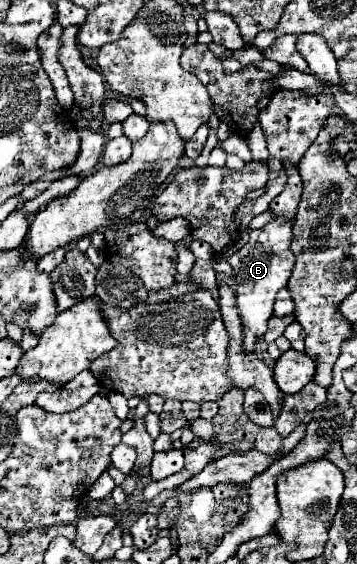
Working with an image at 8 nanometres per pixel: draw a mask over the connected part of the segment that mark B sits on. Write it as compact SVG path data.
M274 219L266 227L250 231L248 243L242 249L238 249L234 255L228 257L234 269L234 281L236 281L236 307L238 307L240 321L242 321L244 355L254 353L258 339L266 333L266 323L272 317L272 305L274 305L276 293L290 279L292 263L294 263L290 241L292 241L292 221Z

